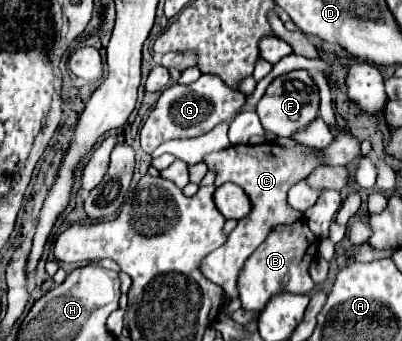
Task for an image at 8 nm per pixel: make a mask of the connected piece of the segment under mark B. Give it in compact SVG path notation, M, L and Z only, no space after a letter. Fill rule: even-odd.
M296 221L292 225L278 225L270 231L268 239L252 253L252 257L246 261L240 279L238 279L238 291L242 307L248 311L262 311L264 305L270 301L272 295L280 291L288 293L310 293L314 291L314 281L310 279L310 265L316 259L316 247L318 237L312 235L308 225L304 221Z

